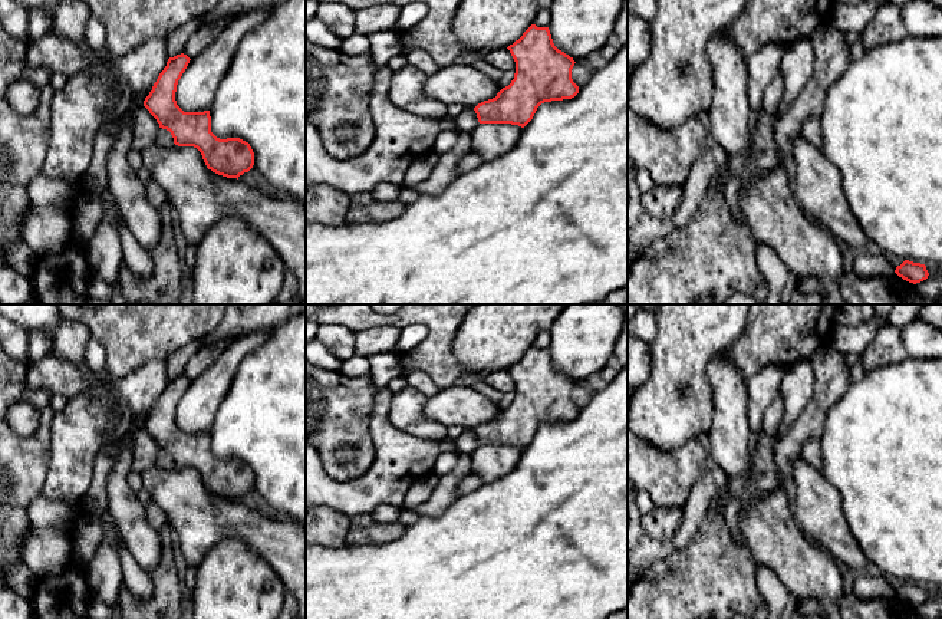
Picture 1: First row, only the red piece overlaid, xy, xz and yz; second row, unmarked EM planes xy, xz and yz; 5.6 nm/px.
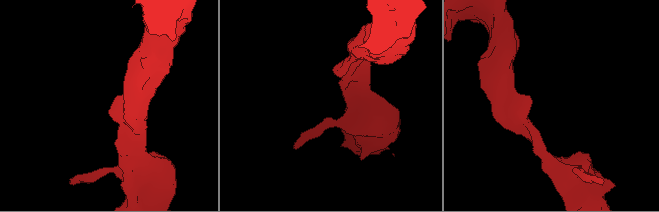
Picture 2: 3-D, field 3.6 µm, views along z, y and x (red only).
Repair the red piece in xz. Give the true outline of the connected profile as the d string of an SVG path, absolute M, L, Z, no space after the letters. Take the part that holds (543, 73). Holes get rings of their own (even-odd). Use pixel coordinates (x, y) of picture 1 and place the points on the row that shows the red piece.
M531 24L507 49L516 62L514 79L495 98L474 108L480 124L524 128L541 103L572 99L579 93L572 79L576 62L554 46L549 27Z

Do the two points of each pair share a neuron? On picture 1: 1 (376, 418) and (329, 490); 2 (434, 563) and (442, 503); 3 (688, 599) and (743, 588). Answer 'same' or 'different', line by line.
1: same
2: different
3: same

